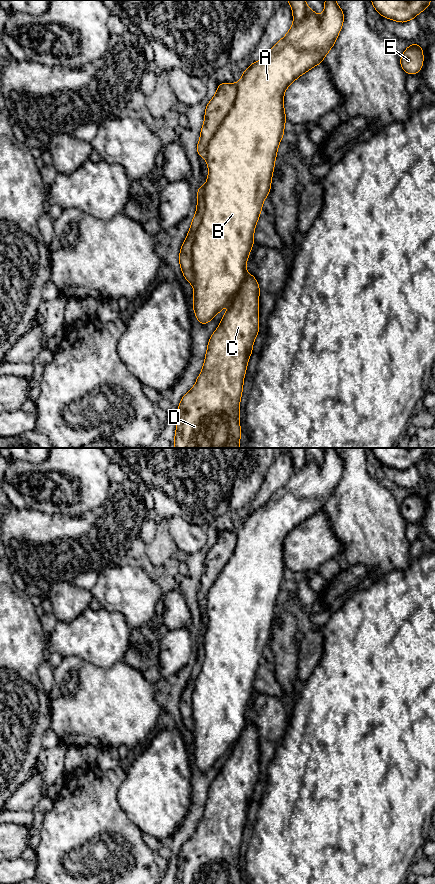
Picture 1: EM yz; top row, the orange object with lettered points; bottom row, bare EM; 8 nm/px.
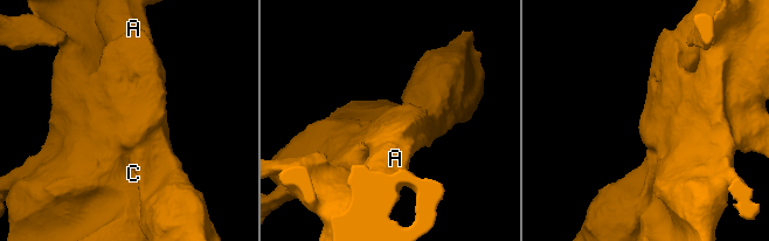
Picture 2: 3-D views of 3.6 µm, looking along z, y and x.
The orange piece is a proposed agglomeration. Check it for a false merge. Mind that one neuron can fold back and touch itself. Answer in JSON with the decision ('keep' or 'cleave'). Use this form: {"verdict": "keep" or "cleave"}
{"verdict": "keep"}

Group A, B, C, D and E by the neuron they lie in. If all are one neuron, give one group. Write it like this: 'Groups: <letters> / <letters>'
Groups: A B C D E

